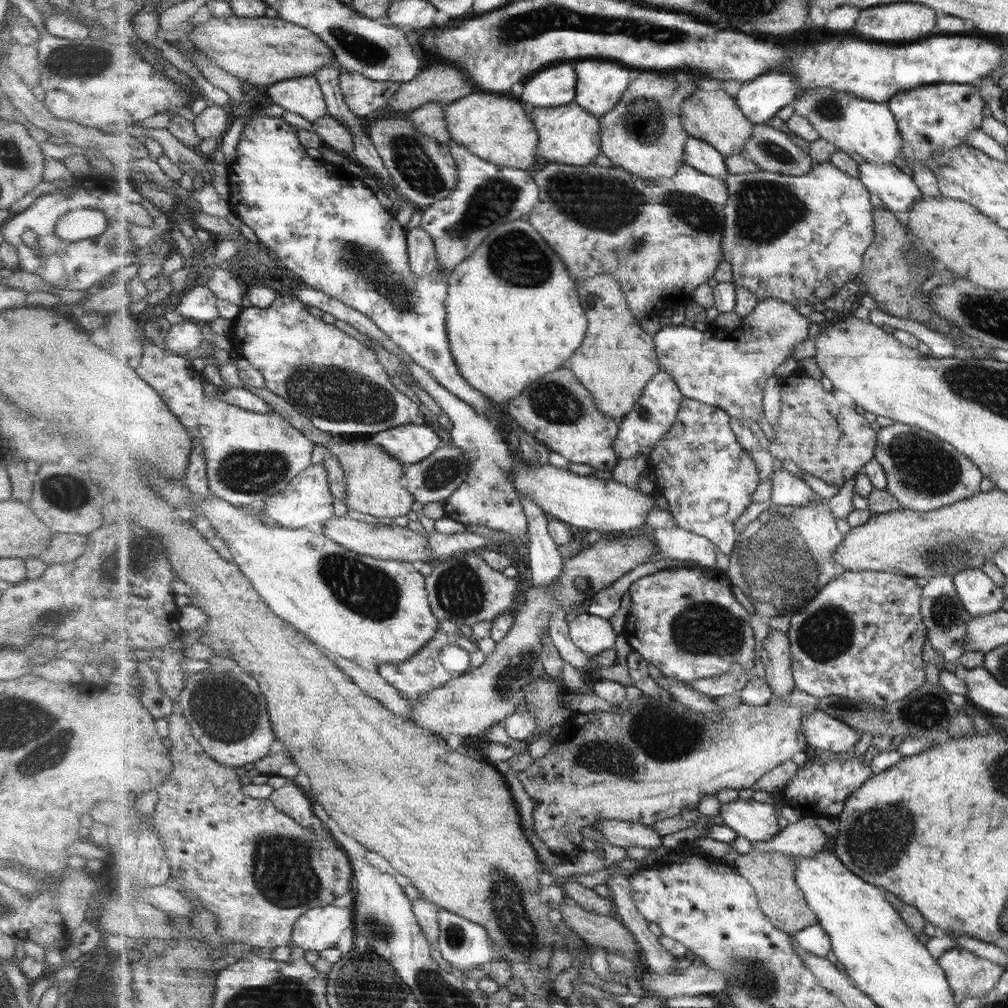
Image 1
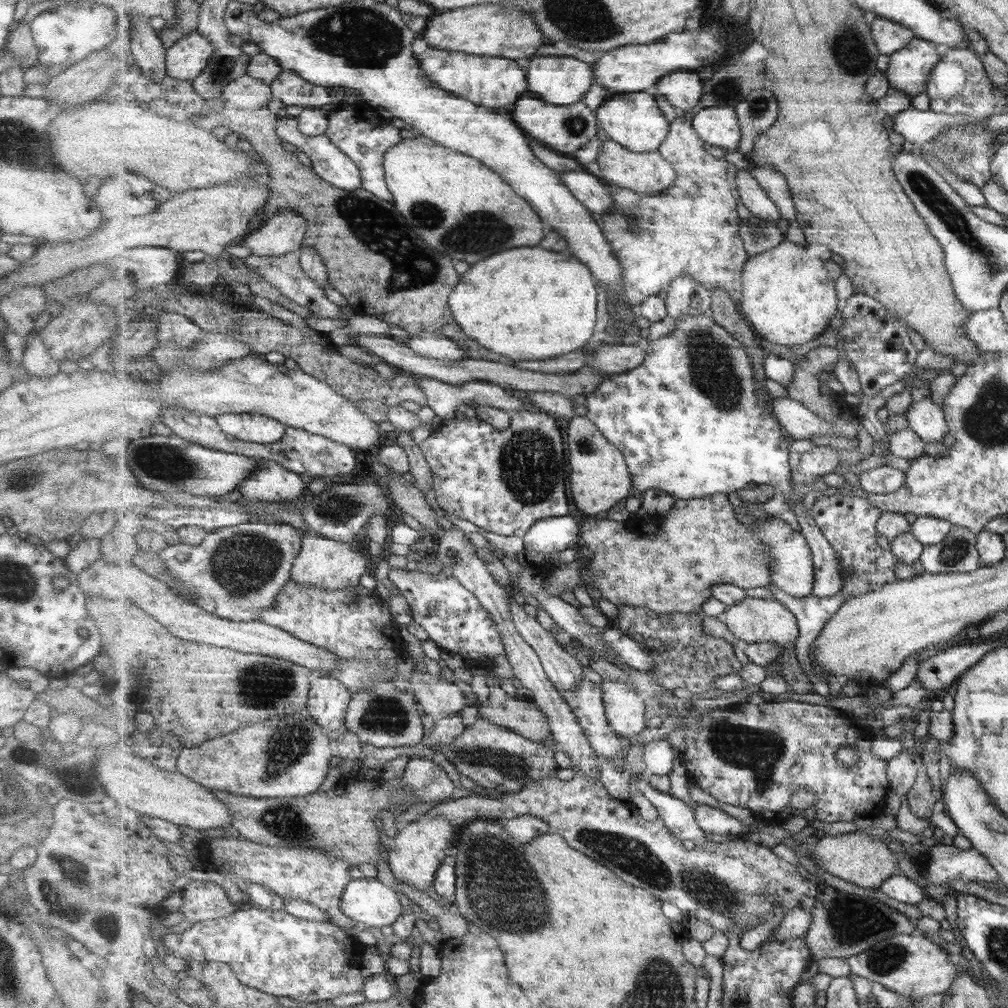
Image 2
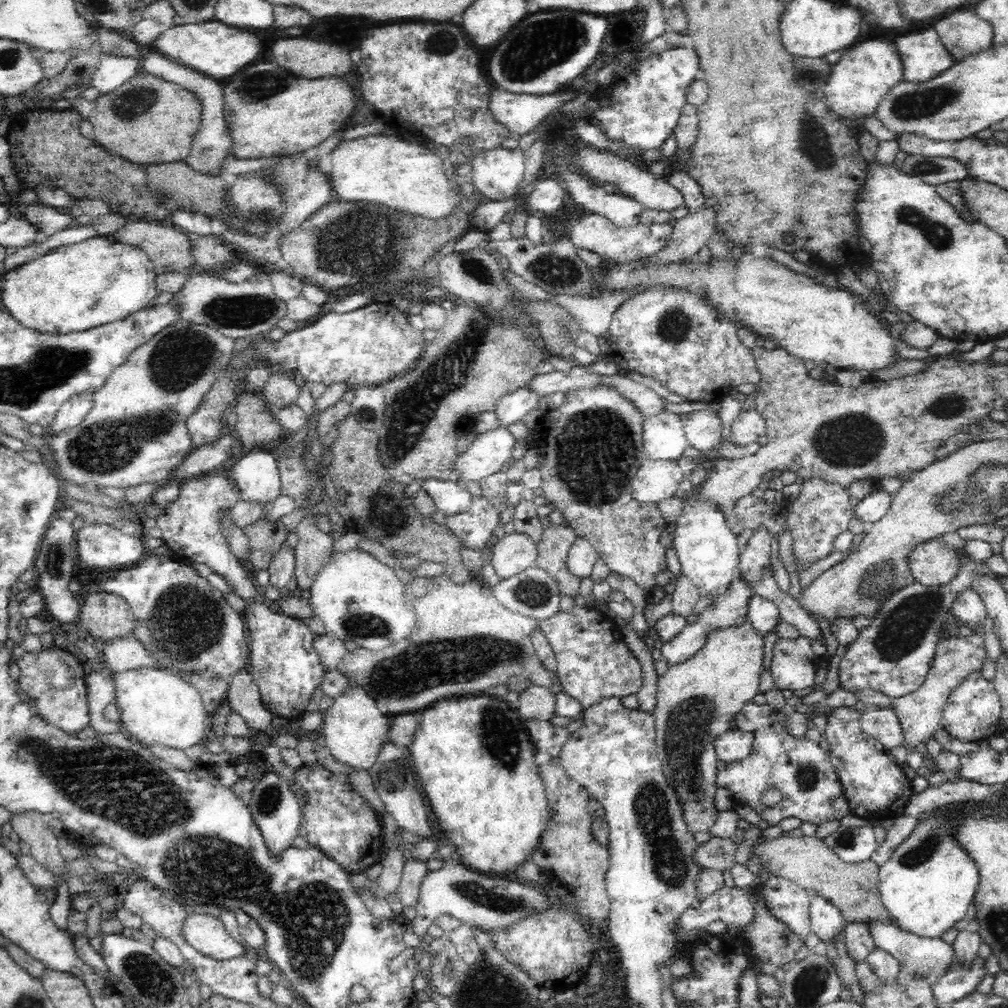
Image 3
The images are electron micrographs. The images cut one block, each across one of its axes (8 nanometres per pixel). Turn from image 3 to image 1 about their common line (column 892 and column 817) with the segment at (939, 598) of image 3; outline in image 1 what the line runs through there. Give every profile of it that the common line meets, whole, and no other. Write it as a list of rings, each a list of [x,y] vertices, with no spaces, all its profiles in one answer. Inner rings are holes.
[[[845,571],[823,587],[815,600],[790,616],[793,674],[796,686],[817,698],[843,696],[877,706],[897,702],[913,694],[925,680],[923,646],[928,634],[922,617],[923,587],[915,577],[877,571]]]

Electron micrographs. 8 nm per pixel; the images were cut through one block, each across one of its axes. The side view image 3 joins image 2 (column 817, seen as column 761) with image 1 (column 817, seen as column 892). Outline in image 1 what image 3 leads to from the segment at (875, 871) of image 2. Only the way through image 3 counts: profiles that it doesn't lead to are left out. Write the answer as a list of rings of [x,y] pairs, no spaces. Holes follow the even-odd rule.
[[[758,852],[738,855],[732,862],[736,870],[758,890],[759,906],[770,921],[790,936],[799,933],[818,922],[817,915],[811,910],[805,893],[797,885],[797,859],[795,855],[777,852]]]

